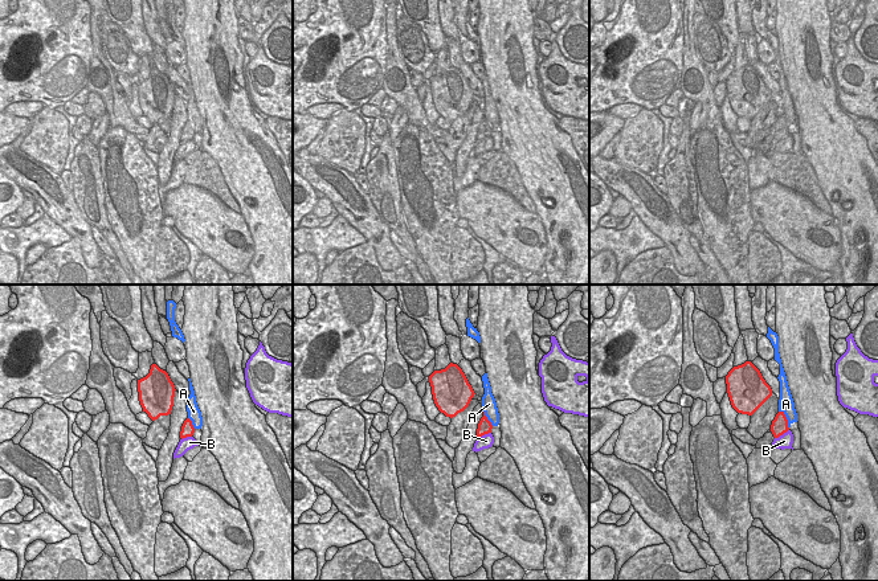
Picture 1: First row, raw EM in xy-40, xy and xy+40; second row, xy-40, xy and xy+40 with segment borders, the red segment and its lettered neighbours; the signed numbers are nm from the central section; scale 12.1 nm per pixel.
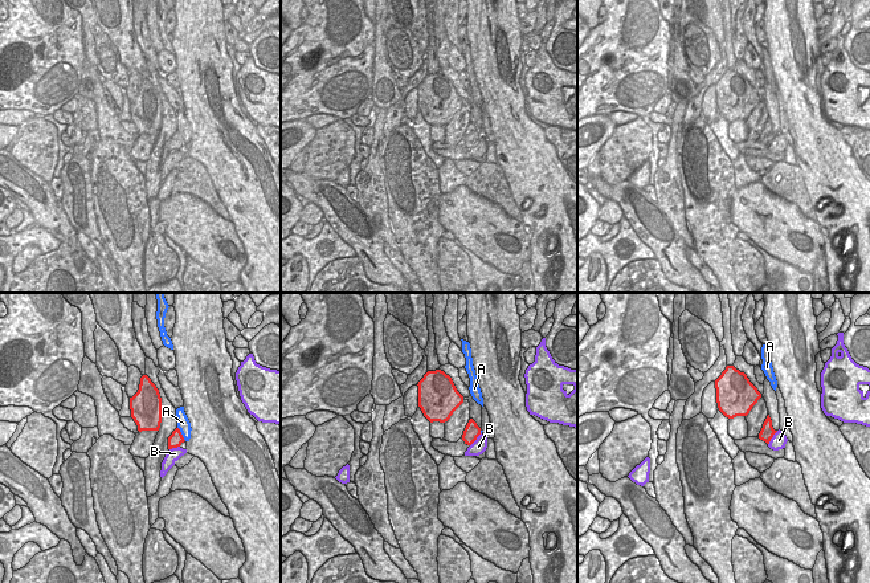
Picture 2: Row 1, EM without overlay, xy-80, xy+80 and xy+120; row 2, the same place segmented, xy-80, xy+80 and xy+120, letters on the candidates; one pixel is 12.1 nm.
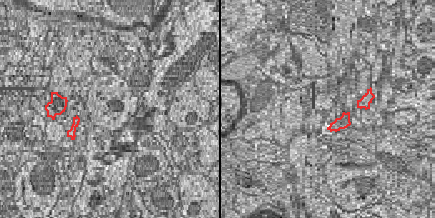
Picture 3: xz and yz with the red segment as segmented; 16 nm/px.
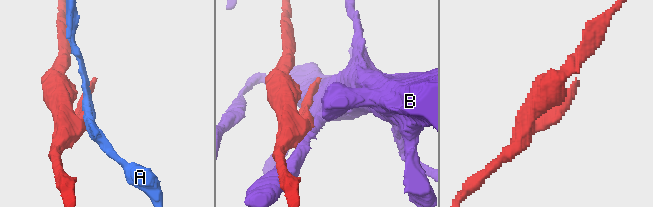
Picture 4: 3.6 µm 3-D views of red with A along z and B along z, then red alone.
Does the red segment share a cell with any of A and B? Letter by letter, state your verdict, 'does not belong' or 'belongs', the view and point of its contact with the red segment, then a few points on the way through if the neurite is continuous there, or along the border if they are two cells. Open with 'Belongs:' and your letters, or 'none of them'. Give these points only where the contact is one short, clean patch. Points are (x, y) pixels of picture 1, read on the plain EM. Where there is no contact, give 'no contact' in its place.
Belongs: none of them
A: does not belong | xy+40 (785, 122) | along xy+40 (779, 114), (784, 118), (788, 131)
B: does not belong | xy+40 (781, 138)

